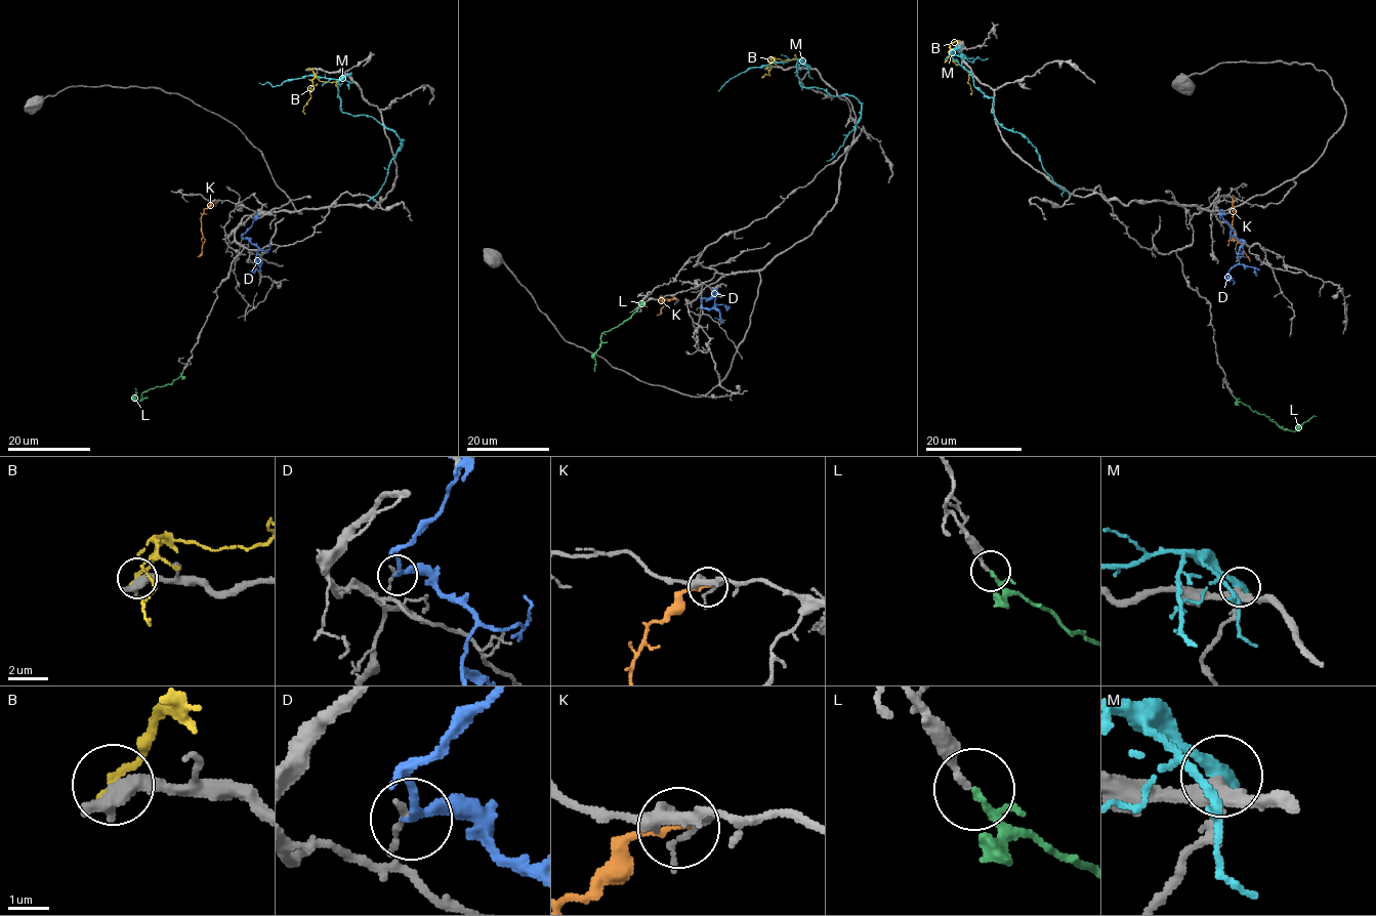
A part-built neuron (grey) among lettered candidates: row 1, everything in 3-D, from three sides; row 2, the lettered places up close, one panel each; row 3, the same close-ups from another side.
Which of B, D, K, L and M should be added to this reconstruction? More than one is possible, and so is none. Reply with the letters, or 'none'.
L

